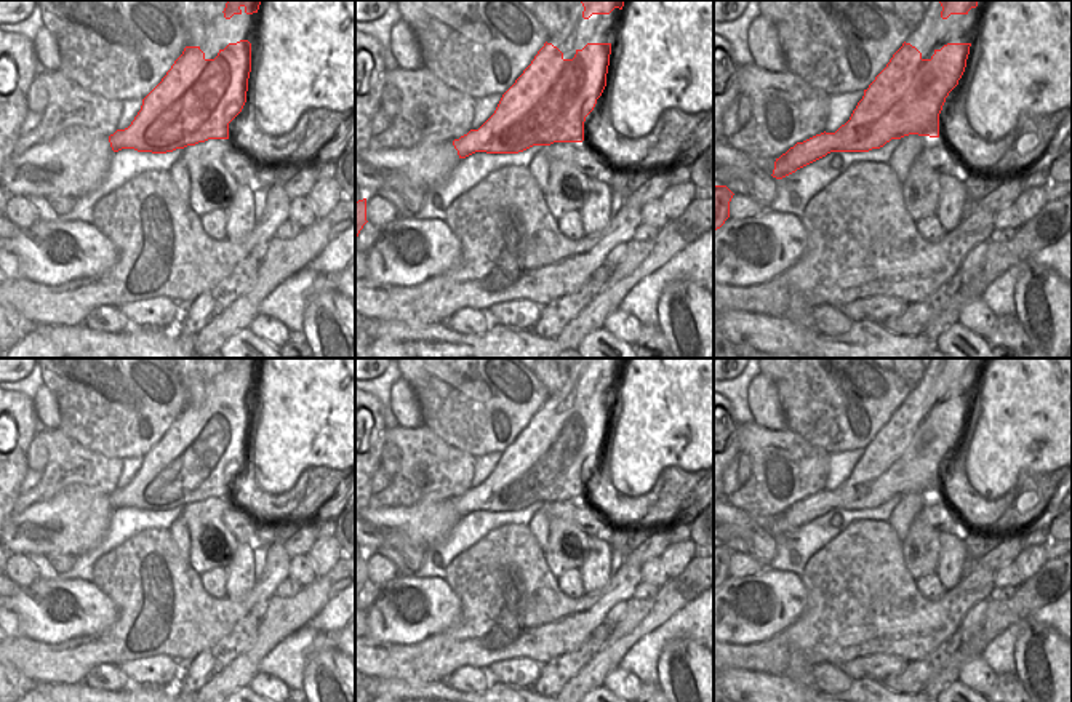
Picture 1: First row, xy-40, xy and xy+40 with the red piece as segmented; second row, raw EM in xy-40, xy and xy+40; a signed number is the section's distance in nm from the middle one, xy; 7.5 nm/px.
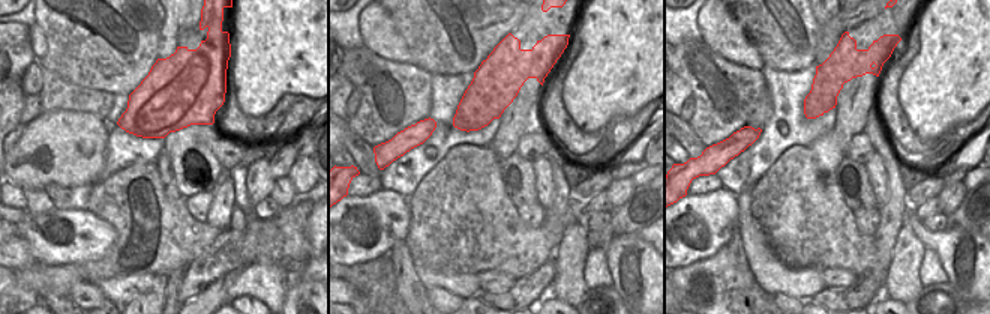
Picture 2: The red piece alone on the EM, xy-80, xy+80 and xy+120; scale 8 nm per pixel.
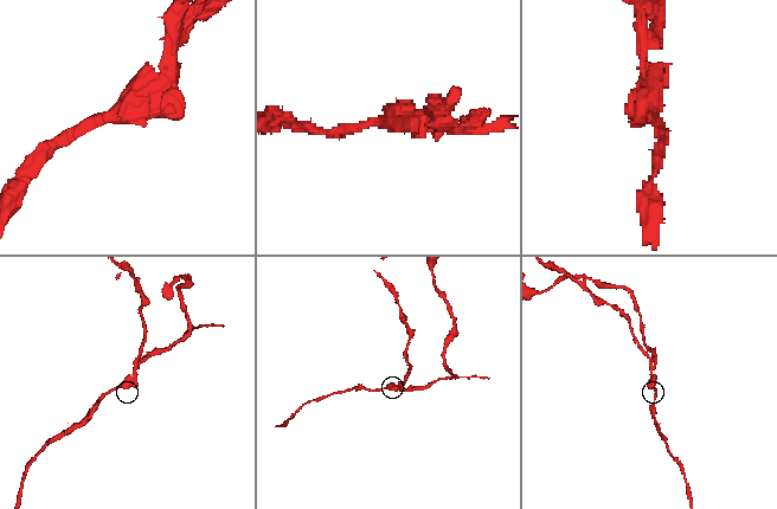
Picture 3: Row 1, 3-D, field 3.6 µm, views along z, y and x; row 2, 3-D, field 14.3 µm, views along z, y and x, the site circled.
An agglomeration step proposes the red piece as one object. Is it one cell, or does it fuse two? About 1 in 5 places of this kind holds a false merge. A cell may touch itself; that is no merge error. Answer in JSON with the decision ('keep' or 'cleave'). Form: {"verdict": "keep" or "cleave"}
{"verdict": "cleave"}

